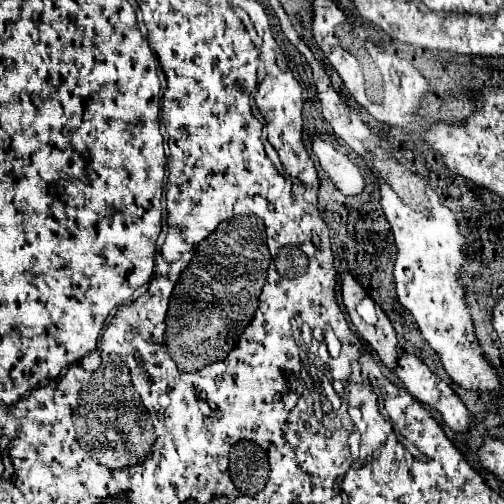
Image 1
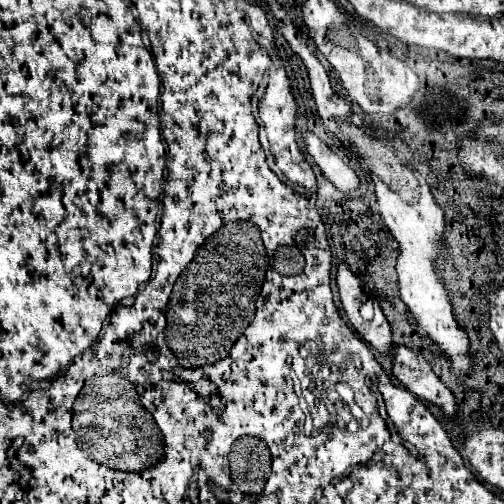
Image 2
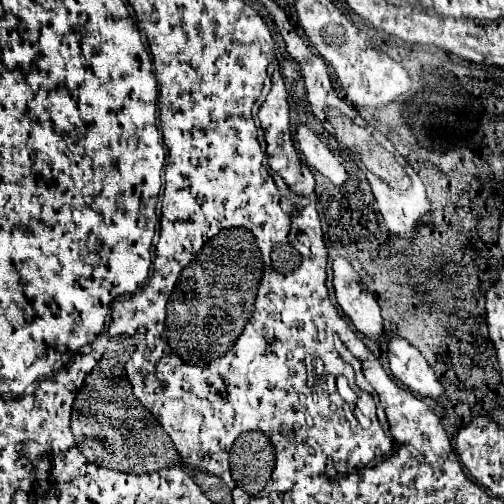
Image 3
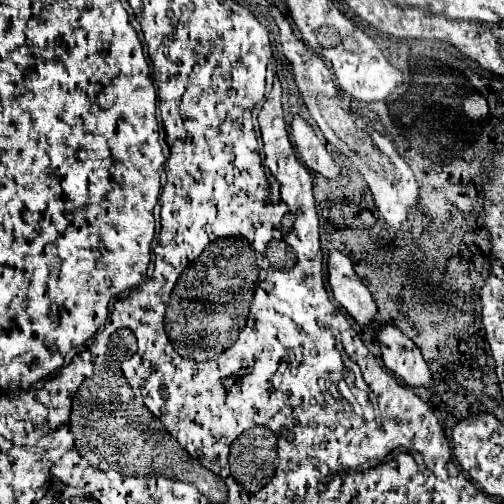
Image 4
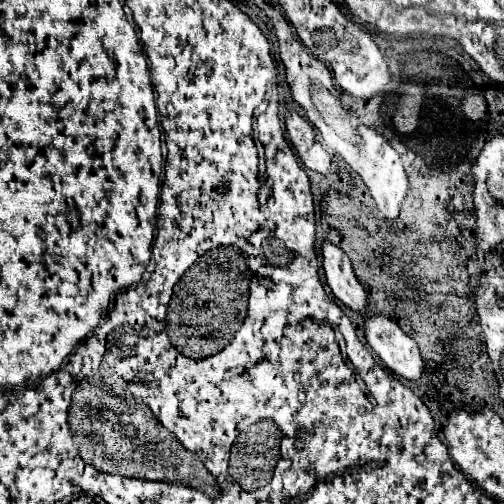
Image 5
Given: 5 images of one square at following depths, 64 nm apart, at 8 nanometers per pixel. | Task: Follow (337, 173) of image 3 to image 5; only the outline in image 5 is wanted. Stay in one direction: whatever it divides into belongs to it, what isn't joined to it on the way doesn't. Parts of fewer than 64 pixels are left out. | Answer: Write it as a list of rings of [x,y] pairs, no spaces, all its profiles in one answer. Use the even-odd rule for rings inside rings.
[[[292,112],[290,118],[286,118],[286,132],[288,140],[294,148],[294,152],[300,156],[306,168],[320,172],[320,174],[330,174],[332,172],[332,160],[330,156],[316,144],[316,134],[314,128],[304,120],[300,114]]]

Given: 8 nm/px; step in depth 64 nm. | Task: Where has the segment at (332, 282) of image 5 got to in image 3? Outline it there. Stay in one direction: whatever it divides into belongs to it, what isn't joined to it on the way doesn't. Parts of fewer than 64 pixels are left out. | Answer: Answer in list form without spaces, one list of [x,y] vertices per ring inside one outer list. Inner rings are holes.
[[[336,256],[334,264],[334,292],[342,312],[350,318],[356,330],[380,344],[384,340],[384,320],[380,316],[380,306],[372,292],[360,282],[360,276],[352,270],[344,256]]]

